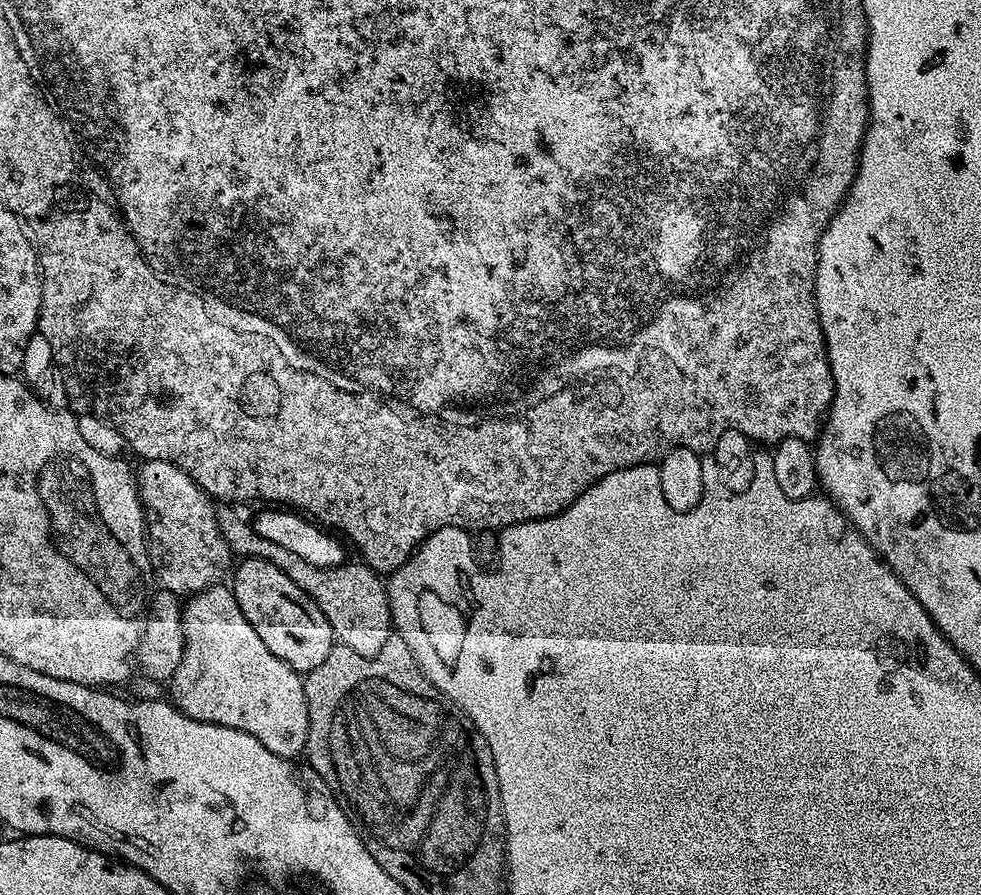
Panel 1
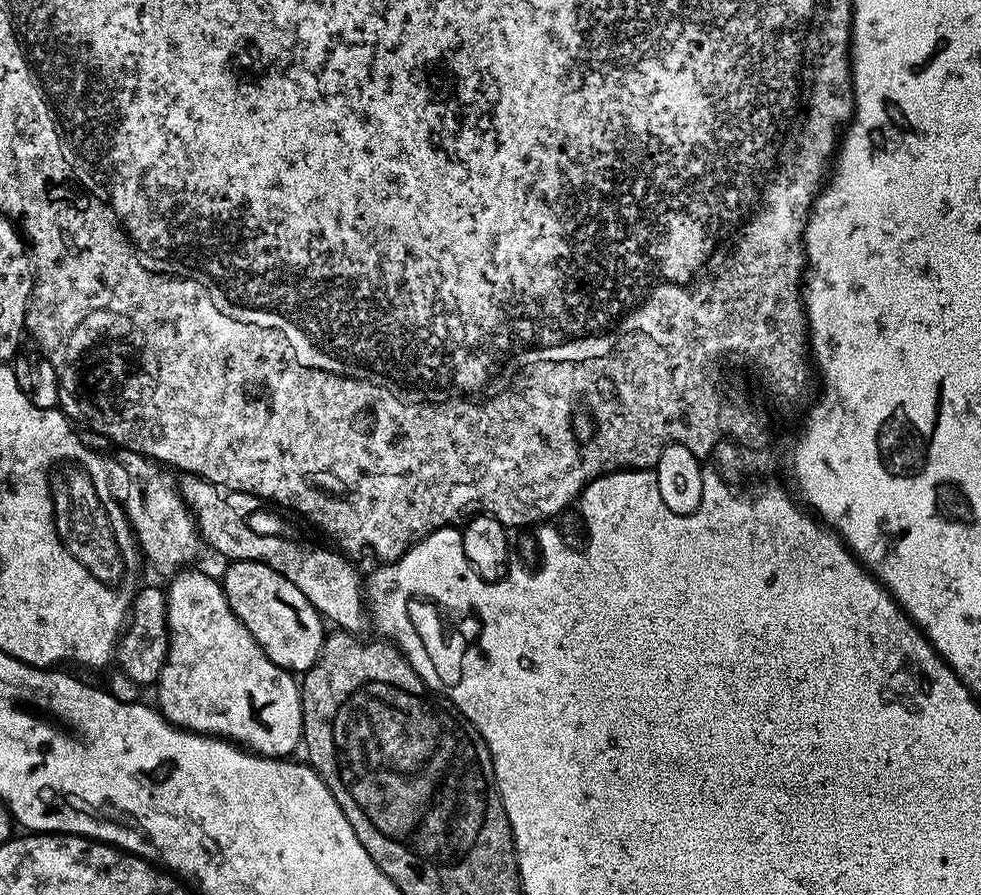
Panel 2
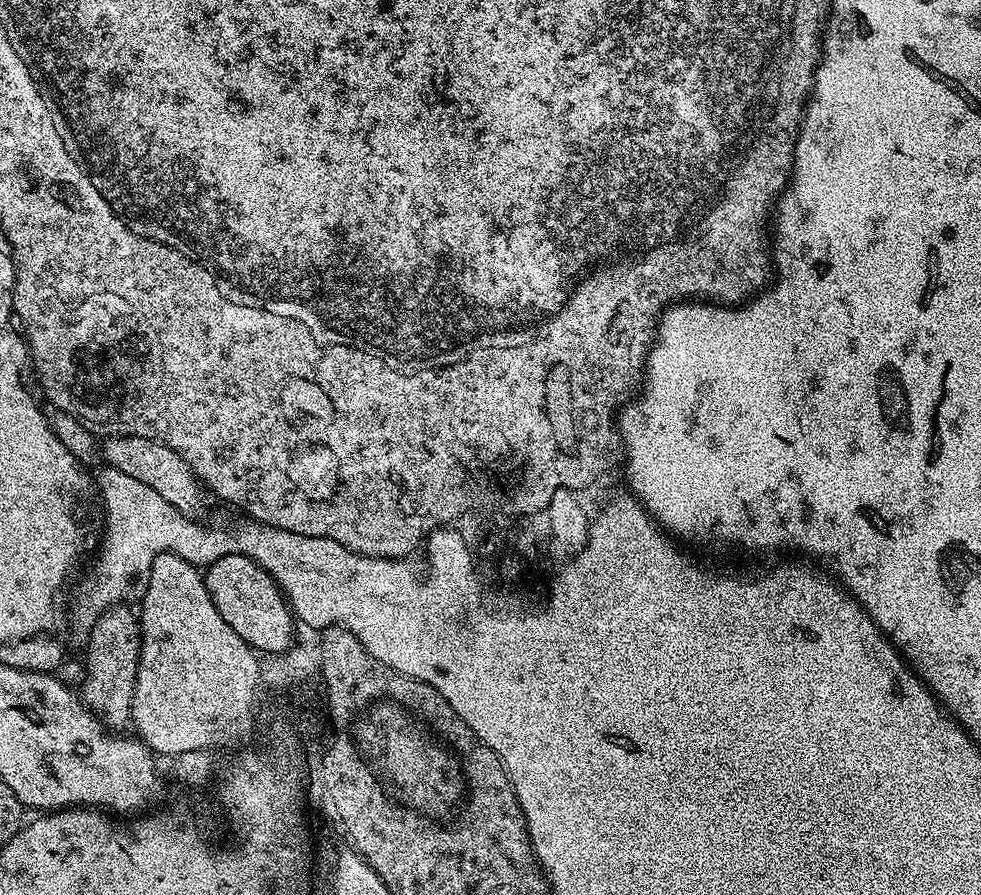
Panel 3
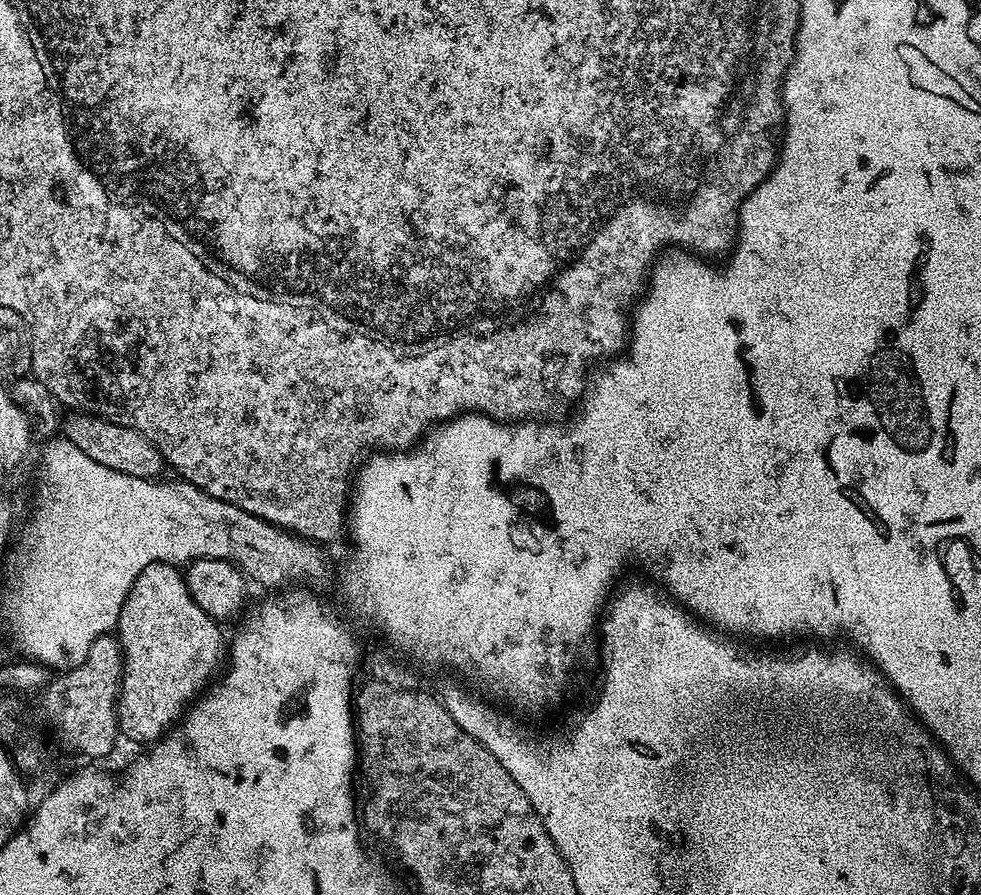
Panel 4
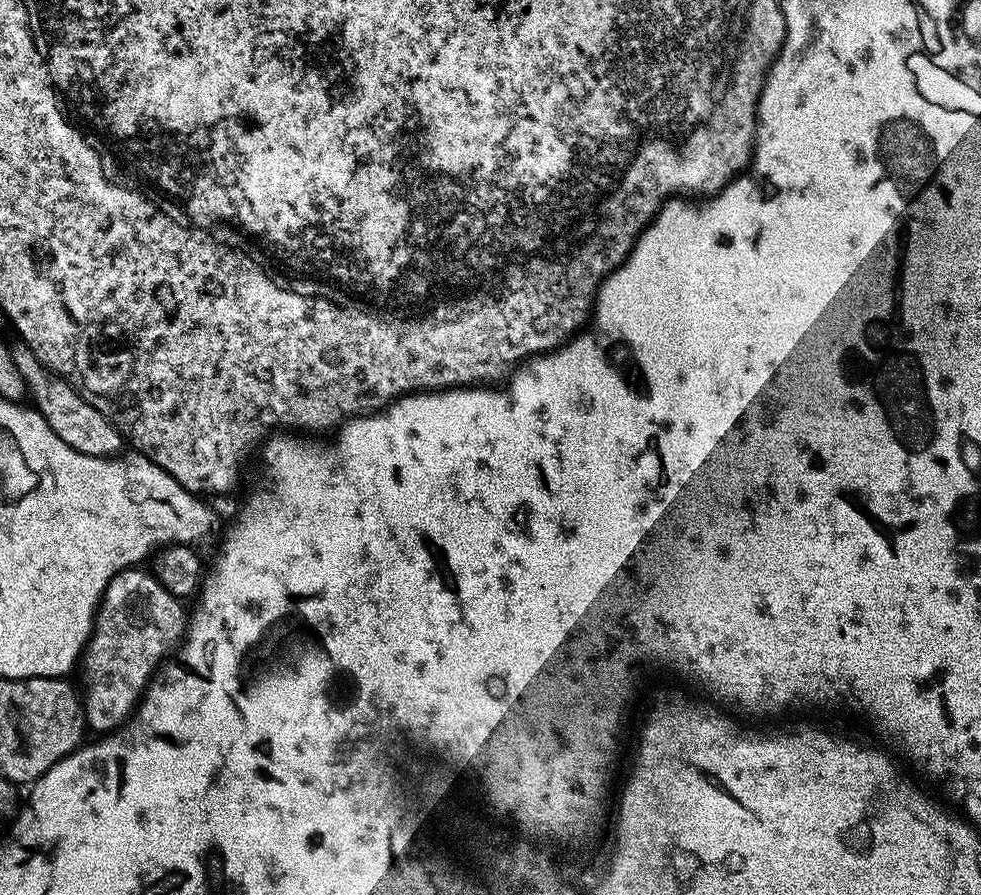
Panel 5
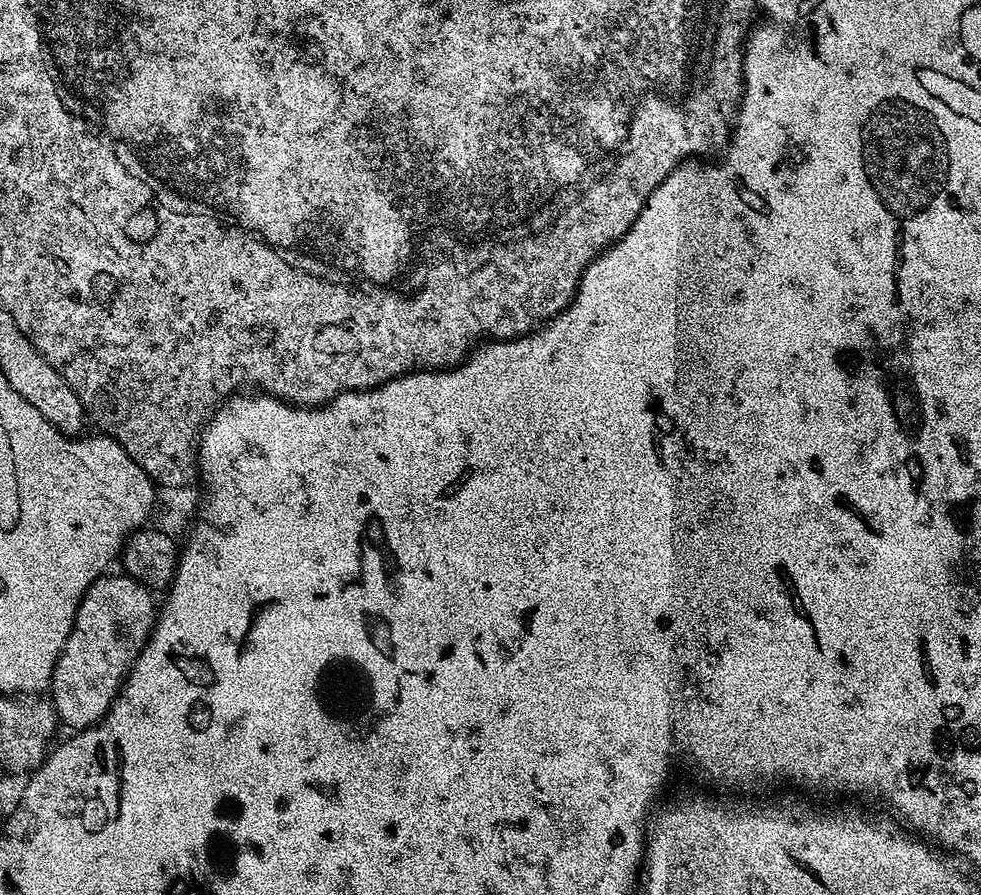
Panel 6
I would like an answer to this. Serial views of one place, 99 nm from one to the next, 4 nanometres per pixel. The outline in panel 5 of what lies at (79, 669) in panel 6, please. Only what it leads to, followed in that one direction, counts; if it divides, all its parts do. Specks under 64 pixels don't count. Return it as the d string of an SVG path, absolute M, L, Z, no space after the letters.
M140 566L130 567L108 584L82 660L83 667L88 667L91 683L88 696L86 692L86 716L100 734L119 729L136 712L153 683L156 667L164 656L175 648L177 651L190 624L180 605L183 604L181 597L164 588L151 571L144 570Z

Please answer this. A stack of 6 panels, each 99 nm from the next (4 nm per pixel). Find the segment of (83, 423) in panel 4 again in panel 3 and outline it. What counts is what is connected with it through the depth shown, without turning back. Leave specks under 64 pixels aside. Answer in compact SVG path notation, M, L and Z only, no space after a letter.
M113 436L105 439L102 444L102 456L108 459L113 469L122 474L130 474L130 478L134 478L138 482L146 482L146 486L150 486L154 490L158 490L158 494L170 506L174 506L176 511L183 516L200 518L204 512L204 496L205 489L202 487L196 475L190 470L190 466L177 454L174 450L170 450L164 444L157 444L154 440L146 438L138 438L137 436Z

